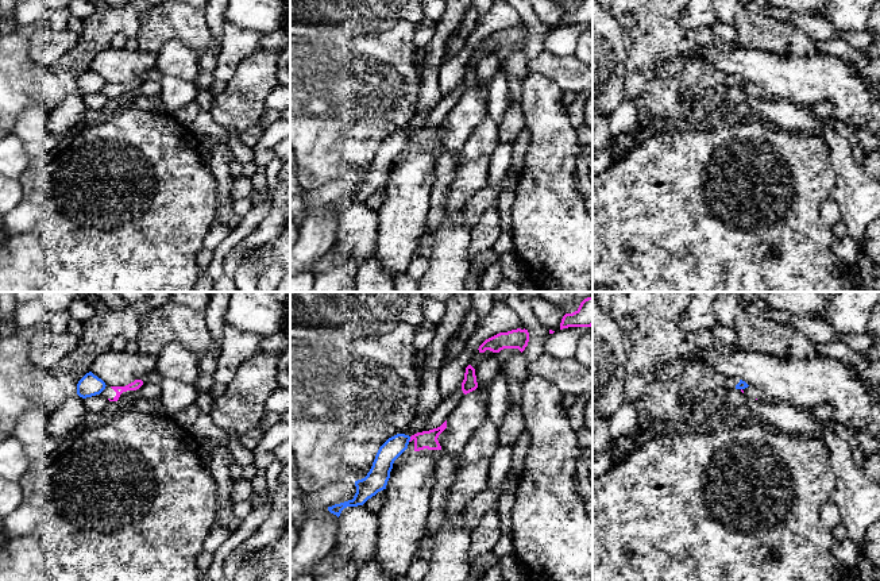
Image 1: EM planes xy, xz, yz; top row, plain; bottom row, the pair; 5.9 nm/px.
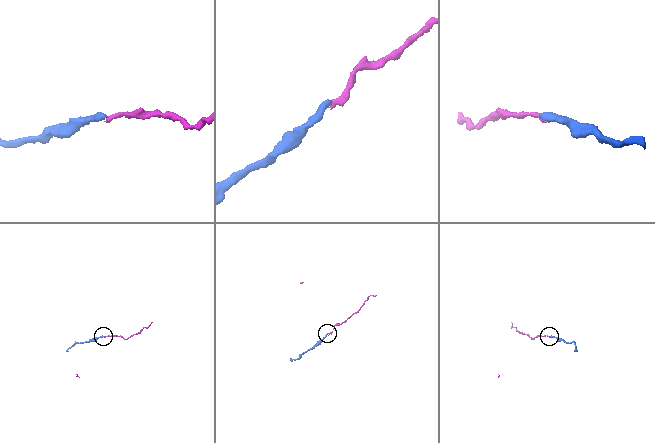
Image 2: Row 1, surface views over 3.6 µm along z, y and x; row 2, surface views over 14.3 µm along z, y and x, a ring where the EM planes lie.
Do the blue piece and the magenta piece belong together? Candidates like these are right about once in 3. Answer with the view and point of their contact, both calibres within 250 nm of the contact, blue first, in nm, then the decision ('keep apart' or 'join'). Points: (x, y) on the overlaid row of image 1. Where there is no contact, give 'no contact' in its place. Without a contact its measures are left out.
meets blue in xz at (409, 439); 120 nm thick on the blue side, 110 nm on the other; keep apart

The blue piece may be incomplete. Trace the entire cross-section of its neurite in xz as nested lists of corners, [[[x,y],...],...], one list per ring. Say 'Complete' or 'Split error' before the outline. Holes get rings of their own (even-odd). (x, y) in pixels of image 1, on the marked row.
Split error. [[[432,413],[422,419],[413,419],[400,434],[389,438],[378,450],[367,476],[355,481],[356,493],[352,500],[328,507],[328,511],[337,517],[347,507],[363,505],[378,492],[386,489],[394,461],[408,449],[410,436],[425,431]]]

